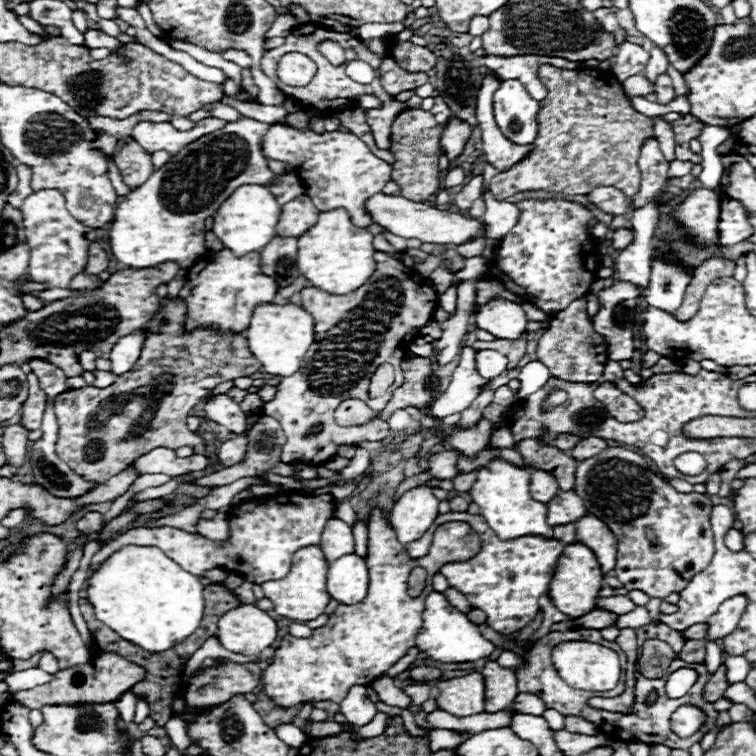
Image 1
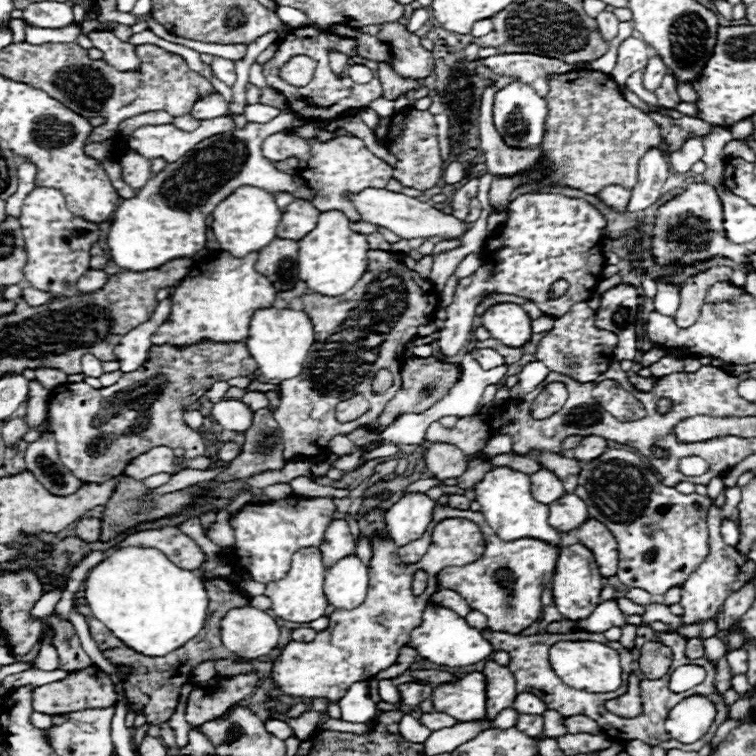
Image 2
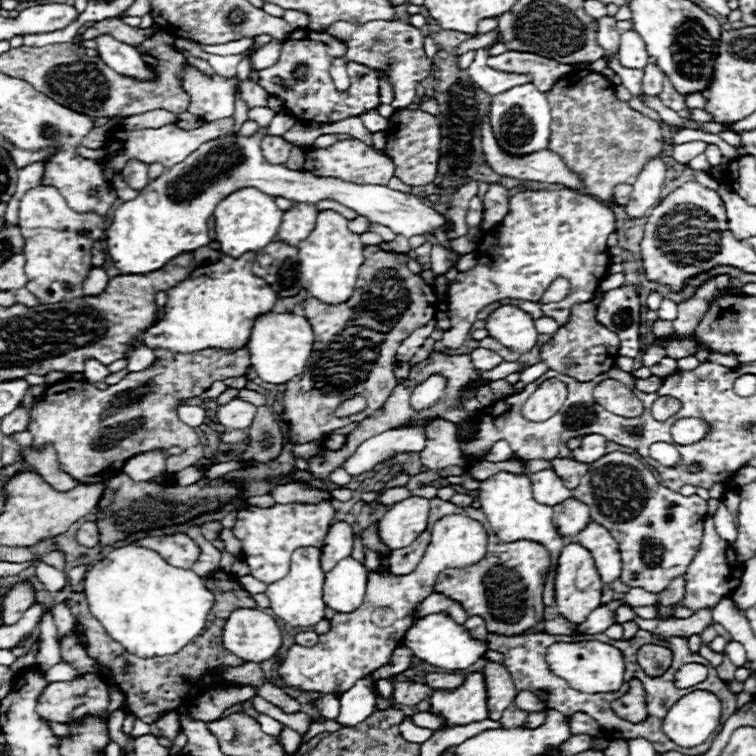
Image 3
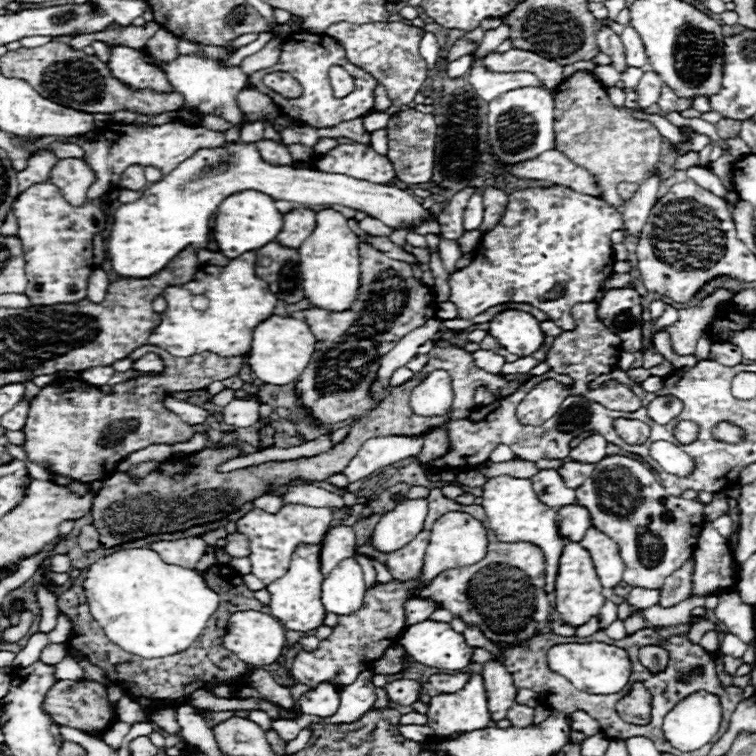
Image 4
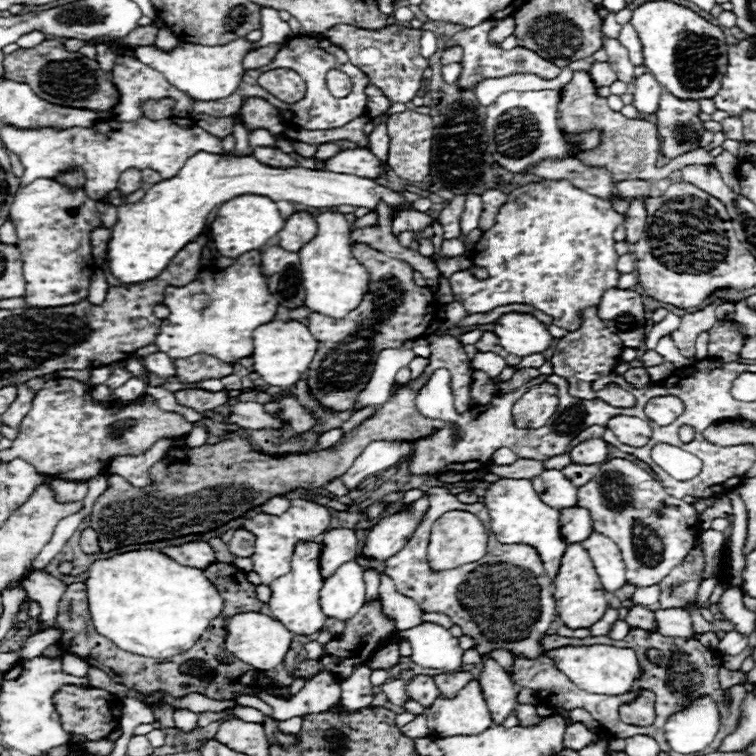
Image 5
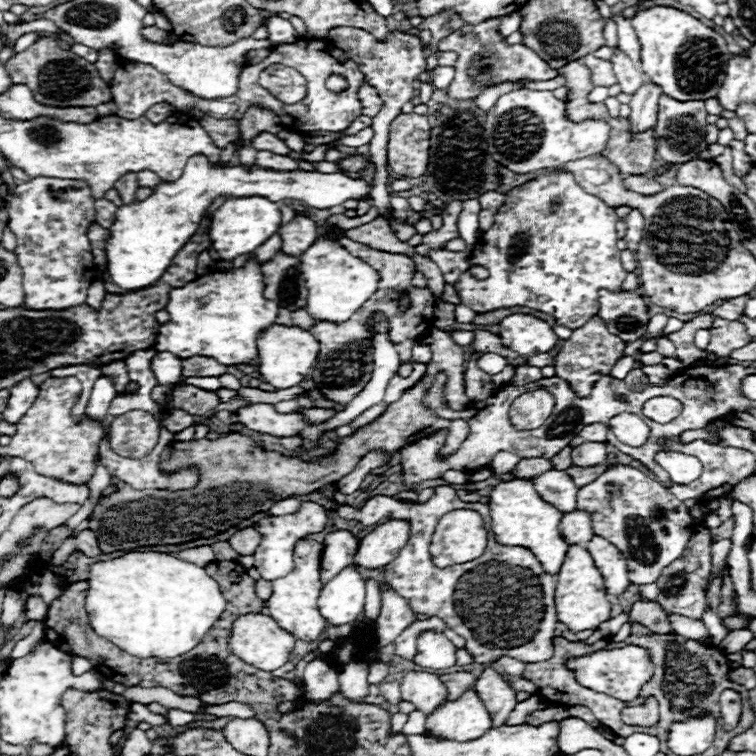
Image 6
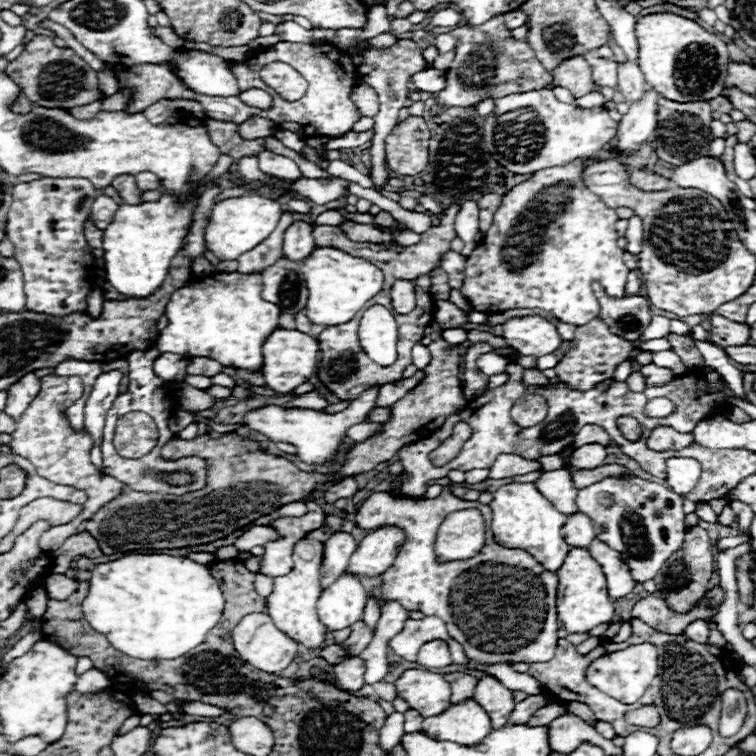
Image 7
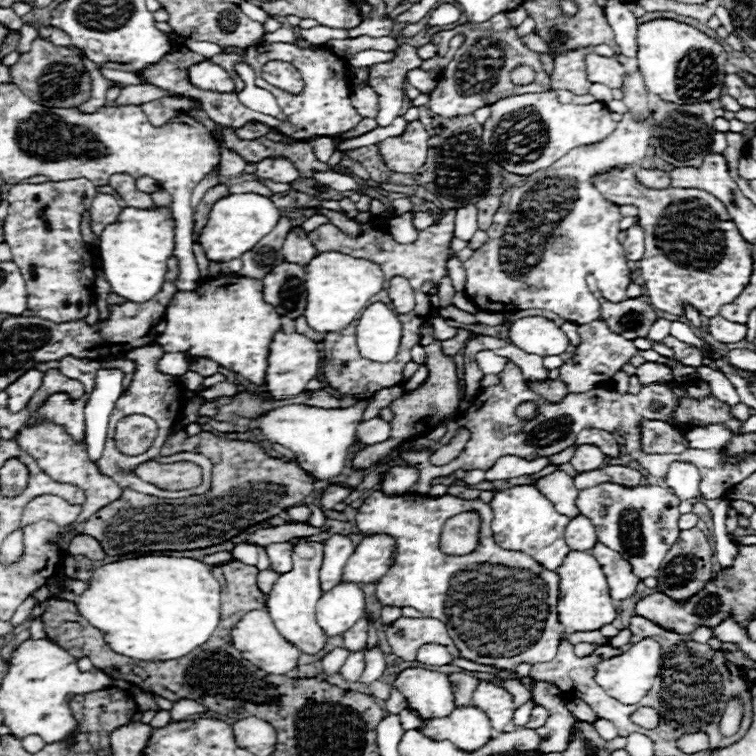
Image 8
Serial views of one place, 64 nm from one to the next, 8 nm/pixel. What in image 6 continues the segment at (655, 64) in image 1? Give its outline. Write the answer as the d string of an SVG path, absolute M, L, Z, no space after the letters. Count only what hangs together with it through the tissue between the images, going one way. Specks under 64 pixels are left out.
M646 82L630 100L630 132L636 136L640 132L652 130L656 124L656 114L658 114L658 98L662 96L662 90Z

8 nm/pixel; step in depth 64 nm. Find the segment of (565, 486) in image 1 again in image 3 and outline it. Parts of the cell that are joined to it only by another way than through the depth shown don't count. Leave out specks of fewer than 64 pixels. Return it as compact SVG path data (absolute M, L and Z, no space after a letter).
M552 460L552 470L558 472L558 476L562 478L562 482L566 484L566 488L576 488L580 484L580 478L588 472L588 464L576 462L576 460Z

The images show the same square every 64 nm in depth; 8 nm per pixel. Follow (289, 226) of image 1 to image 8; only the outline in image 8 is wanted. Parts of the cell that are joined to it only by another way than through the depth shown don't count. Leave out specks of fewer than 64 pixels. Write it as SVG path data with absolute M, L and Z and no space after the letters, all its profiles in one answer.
M294 226L286 236L286 244L282 246L282 254L284 254L286 262L306 266L318 252L316 252L314 244L310 242L308 234L302 232L298 226Z

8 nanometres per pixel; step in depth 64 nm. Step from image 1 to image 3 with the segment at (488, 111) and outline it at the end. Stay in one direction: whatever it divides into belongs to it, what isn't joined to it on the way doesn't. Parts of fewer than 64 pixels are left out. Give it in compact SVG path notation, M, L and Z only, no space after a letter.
M488 118L484 120L482 124L482 148L484 148L484 156L486 156L486 162L490 164L490 168L494 168L494 172L502 174L502 176L510 176L510 178L516 178L516 180L534 180L534 182L548 182L548 184L562 184L562 186L568 186L572 190L578 190L578 192L584 192L588 194L586 186L584 186L584 180L572 172L564 160L552 152L552 150L542 150L542 152L534 152L534 156L510 156L506 152L502 152L498 148L498 142L494 140L494 134L492 134L492 128L490 128L490 122Z

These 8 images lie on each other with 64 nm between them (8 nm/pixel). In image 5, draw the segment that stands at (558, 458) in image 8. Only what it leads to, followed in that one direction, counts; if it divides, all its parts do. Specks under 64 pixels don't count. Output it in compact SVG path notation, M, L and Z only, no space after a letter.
M520 458L520 460L516 460L516 462L510 464L510 466L494 466L494 464L492 464L488 470L490 470L492 474L504 476L504 478L528 478L528 480L530 480L530 478L534 478L536 474L544 472L546 468L544 468L544 462Z

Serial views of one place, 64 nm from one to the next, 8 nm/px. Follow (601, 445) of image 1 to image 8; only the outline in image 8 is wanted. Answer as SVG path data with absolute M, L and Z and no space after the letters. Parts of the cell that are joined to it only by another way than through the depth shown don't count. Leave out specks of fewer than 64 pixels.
M582 444L582 446L576 448L570 464L574 466L576 472L588 472L588 470L600 468L602 462L604 462L604 458L606 456L600 452L598 446L594 446L594 444Z

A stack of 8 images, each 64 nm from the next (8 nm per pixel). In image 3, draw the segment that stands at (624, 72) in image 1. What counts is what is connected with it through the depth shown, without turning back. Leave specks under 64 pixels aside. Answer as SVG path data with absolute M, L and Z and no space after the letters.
M634 30L622 32L618 60L620 60L620 64L624 68L640 68L640 70L644 70L648 66L650 56L646 52L646 44Z

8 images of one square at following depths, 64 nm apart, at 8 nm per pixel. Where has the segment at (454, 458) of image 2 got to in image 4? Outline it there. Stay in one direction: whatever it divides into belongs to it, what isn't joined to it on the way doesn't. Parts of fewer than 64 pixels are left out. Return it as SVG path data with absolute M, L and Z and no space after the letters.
M443 424L424 434L424 446L418 454L418 460L420 460L420 462L430 462L432 458L442 456L442 452L448 452L450 449L450 442L447 432L447 426Z

